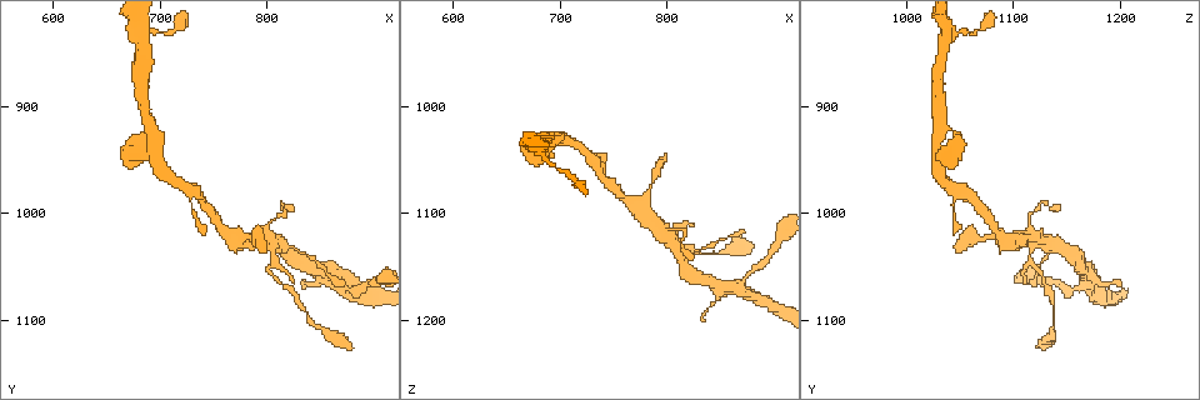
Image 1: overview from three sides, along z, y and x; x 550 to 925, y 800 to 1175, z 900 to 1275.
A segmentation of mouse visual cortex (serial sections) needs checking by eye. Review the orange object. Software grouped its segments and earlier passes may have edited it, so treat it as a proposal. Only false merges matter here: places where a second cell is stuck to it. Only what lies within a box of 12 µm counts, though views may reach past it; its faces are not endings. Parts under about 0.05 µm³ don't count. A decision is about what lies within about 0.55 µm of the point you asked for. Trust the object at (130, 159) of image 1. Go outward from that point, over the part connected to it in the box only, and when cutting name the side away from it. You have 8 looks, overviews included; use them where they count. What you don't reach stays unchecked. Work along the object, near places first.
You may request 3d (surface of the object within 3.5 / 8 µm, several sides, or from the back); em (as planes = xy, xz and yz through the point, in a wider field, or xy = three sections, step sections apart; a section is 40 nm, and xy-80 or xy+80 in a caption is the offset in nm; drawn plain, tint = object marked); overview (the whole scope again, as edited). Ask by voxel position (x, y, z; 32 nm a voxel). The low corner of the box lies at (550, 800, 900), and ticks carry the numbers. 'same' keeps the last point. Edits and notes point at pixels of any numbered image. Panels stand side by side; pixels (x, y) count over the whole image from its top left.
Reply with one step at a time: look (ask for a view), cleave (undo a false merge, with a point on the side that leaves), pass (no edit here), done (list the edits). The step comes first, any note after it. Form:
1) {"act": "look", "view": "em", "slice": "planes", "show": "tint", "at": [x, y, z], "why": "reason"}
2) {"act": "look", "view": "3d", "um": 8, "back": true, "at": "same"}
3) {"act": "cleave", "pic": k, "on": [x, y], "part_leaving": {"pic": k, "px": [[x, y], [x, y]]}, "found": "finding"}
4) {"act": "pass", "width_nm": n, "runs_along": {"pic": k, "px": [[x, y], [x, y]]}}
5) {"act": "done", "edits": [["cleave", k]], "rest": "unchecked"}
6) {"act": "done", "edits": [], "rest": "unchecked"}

{"act": "look", "view": "3d", "um": 3.5, "at": [802, 1054, 1122], "why": "abrupt turn"}

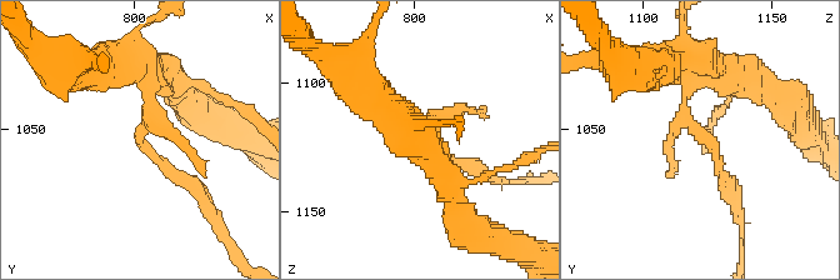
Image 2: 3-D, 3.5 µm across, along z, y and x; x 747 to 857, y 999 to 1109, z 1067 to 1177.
{"act": "look", "view": "em", "slice": "xy", "step": 3, "show": "tint", "at": [801, 1055, 1124]}

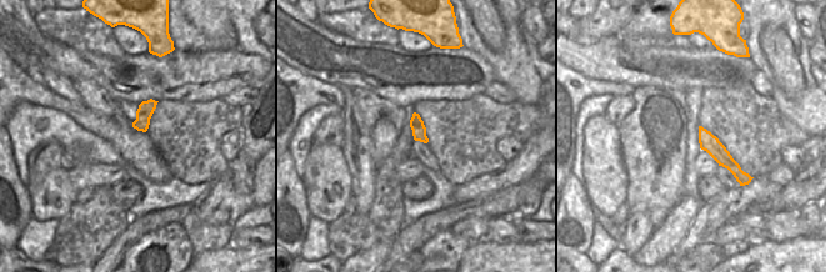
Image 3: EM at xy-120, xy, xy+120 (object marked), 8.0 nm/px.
{"act": "pass", "runs_along": {"pic": 3, "px": [[701, 131], [706, 140], [744, 176]]}, "found": "continuous, no second cell"}

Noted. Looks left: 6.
{"act": "look", "view": "3d", "um": 3.5, "at": [866, 1064, 1168], "why": "four or more arms meet"}

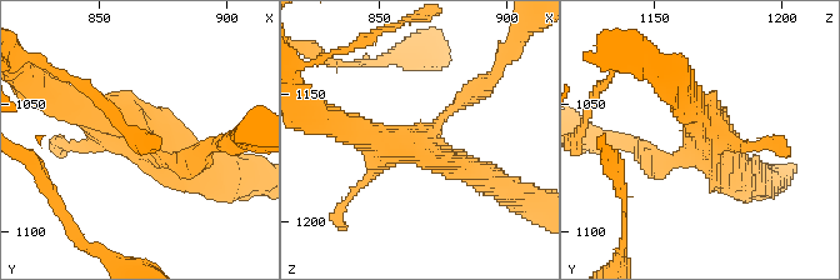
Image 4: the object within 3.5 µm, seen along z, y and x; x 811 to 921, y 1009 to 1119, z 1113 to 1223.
{"act": "look", "view": "em", "slice": "xy", "step": 3, "show": "tint", "at": [868, 1063, 1169], "why": "now the EM"}

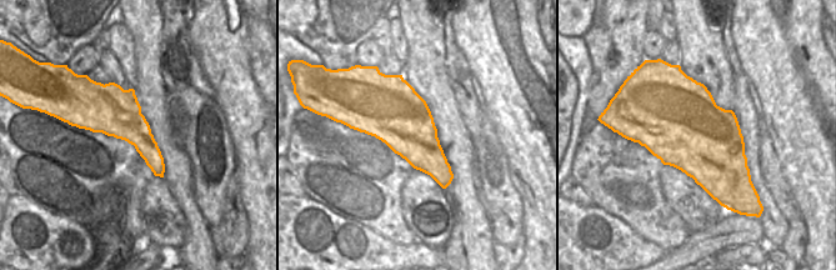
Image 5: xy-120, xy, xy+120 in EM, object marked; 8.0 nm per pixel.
{"act": "pass", "runs_along": {"pic": 4, "px": [[70, 106], [158, 134], [204, 173]]}, "found": "continuous, no second cell"}

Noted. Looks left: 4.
{"act": "look", "view": "3d", "um": 3.5, "at": [838, 1098, 1138], "why": "sudden change in width"}

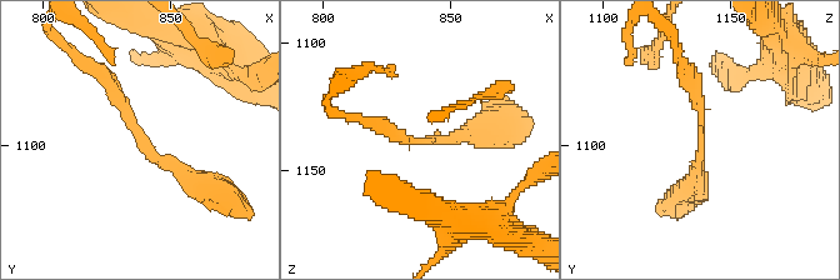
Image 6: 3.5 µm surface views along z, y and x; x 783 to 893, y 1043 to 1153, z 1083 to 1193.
{"act": "look", "view": "em", "slice": "planes", "show": "tint", "at": [837, 1098, 1139], "why": "now the EM"}

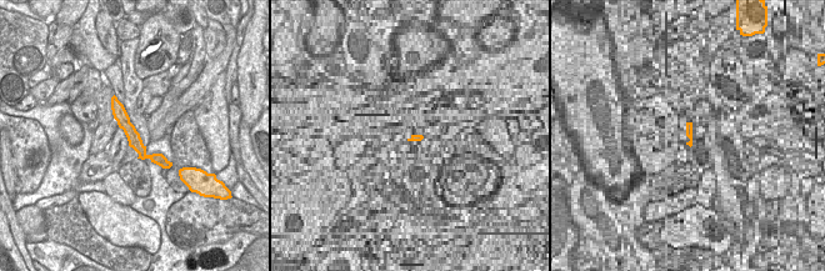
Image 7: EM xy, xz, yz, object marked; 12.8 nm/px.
{"act": "look", "view": "em", "slice": "xy", "step": 1, "show": "tint", "at": "same", "why": "another direction"}

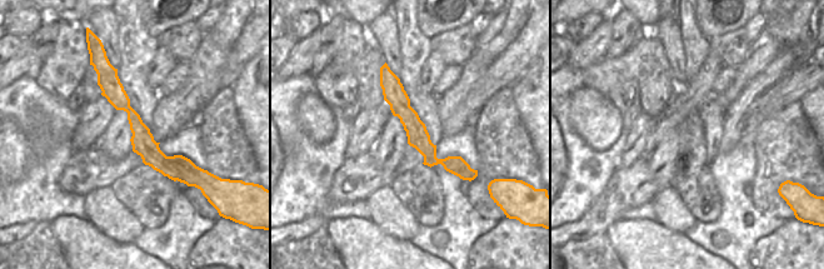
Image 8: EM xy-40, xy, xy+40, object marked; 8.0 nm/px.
{"act": "pass", "runs_along": {"pic": 8, "px": [[100, 75], [143, 143], [181, 173]]}, "found": "one cell here"}

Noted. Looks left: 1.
{"act": "done", "edits": [], "rest": "unchecked"}

